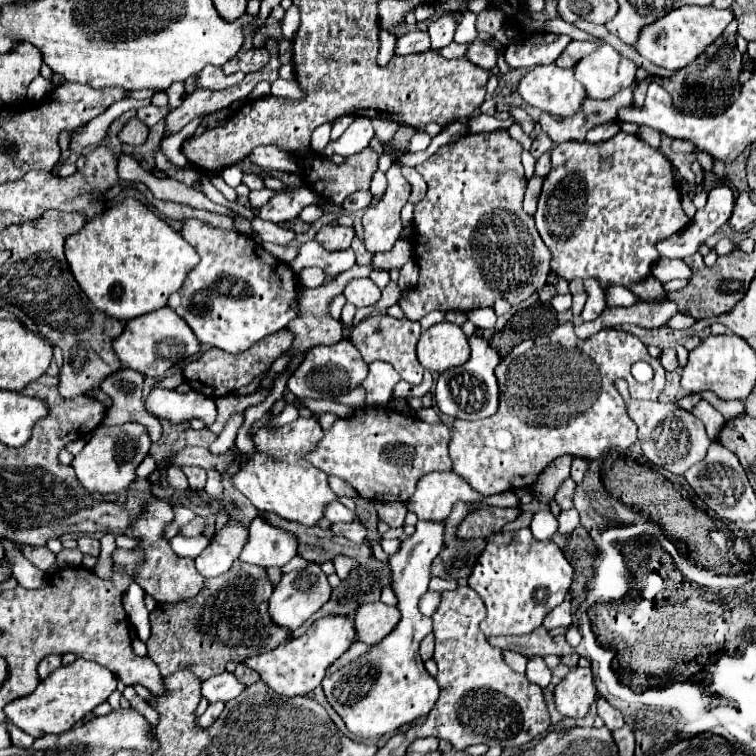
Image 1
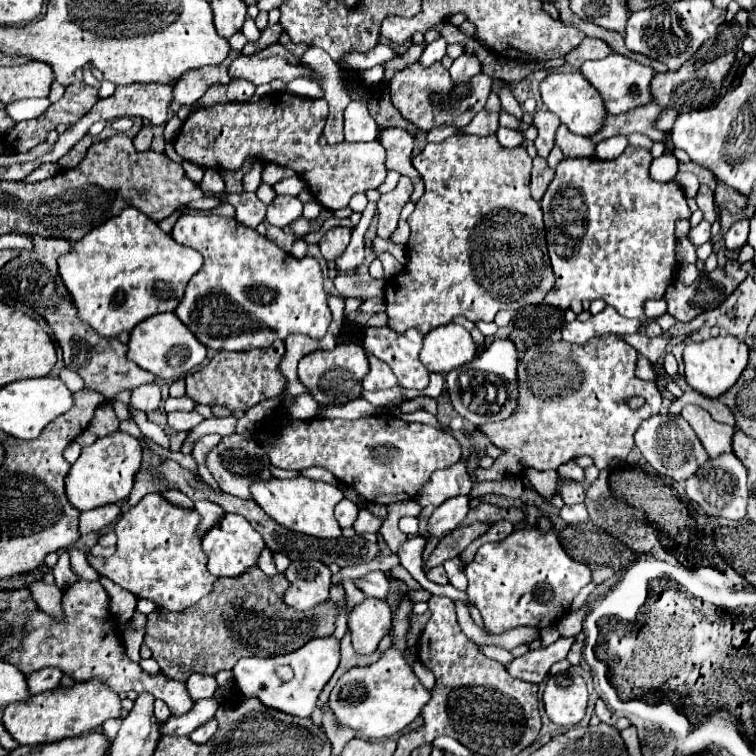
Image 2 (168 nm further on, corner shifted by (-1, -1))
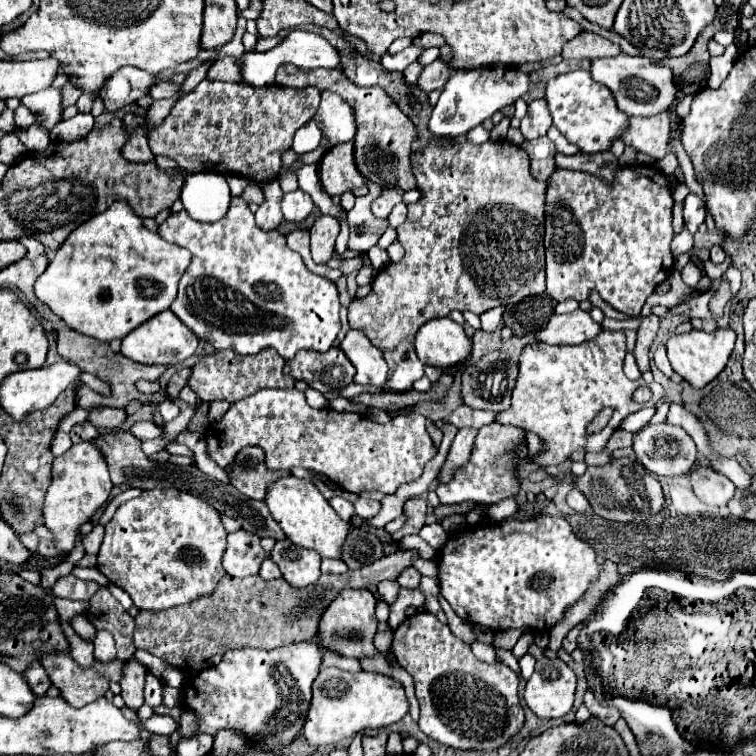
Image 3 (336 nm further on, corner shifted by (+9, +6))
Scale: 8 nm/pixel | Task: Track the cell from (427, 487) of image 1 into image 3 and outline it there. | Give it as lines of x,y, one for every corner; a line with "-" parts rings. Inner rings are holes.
461,428
449,448
449,454
441,466
441,472
437,476
439,484
447,484
447,480
453,478
453,472
457,468
461,468
461,464
465,464
465,460
469,460
469,452
473,450
473,440
477,436
477,430
473,428

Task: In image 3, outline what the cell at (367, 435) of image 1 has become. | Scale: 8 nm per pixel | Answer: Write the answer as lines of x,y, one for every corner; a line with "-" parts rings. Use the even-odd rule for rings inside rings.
265,388
253,396
247,396
245,400
231,404
221,422
209,424
205,440
207,440
207,454
221,468
229,468
235,454
241,448
259,446
265,452
265,464
269,470
289,470
293,466
303,466
305,470
331,478
339,488
355,494
363,490
379,490
385,494
395,494
401,484
417,480
423,472
423,466
439,450
425,430
425,416
417,412
399,412
393,416
391,422
379,424
365,414
335,412
331,408
315,410
305,402
305,394
297,388
291,390

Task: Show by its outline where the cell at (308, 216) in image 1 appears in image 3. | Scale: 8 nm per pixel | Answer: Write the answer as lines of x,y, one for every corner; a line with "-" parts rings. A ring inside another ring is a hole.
295,190
283,196
283,214
287,222
301,222
309,216
309,212
313,210
313,200
307,192

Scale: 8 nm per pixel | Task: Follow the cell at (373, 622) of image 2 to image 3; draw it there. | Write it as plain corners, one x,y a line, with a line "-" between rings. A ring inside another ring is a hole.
347,588
345,592
341,592
321,616
321,628
319,628
321,646
337,650
339,654
351,658
373,656
375,654
373,636
377,632
375,606
377,606
377,598
365,588

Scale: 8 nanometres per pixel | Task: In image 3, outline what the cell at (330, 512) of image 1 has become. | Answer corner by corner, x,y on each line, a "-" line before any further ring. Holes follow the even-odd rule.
335,496
335,498
331,498
331,500
329,500
329,504
333,506
333,510
335,510
335,512
341,516
341,520
345,520
345,522
349,522
349,520
353,518
353,514
355,514
353,504
351,504
351,502
347,502
345,498

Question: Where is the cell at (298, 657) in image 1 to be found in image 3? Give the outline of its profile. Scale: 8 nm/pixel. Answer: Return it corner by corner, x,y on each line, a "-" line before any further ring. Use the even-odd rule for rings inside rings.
313,640
287,644
275,650
229,650
223,660
183,684
183,700
199,718
199,732
215,734
219,728
245,732
259,748
285,748
303,730
311,702
311,684
319,674
321,646

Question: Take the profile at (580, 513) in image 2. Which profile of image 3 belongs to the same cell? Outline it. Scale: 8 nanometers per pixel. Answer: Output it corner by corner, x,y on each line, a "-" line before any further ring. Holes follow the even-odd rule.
573,488
573,490
567,494
567,504
569,504
575,512
579,512
579,514
585,514
585,512
589,510
587,498
585,498
577,488

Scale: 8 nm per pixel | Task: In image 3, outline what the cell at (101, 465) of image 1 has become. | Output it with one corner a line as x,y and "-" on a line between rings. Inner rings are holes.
93,440
73,444
65,454
53,460
53,482
47,488
43,518
45,526
55,534
55,546
61,552
69,552
73,548
79,526
87,522
99,506
105,504
111,494
111,488
113,484
109,478
105,456
101,456

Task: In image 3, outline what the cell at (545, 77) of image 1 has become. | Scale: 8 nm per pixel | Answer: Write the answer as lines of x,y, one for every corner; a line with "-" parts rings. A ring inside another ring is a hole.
577,70
577,72
567,72
561,76
555,76
547,82
545,90
545,100
549,104
549,112
553,118
553,126
565,134
565,138
581,148
585,154
593,152
605,152
615,138
619,138
621,130
627,126
627,114
623,114
617,104
613,94
609,92
607,86
595,82
589,72

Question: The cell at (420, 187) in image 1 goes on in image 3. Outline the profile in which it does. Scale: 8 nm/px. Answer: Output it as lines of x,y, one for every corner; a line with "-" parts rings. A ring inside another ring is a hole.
281,64
281,68
277,68
275,82
279,86
293,86
293,88
315,86
319,90
337,92
357,112
359,132
355,134
355,162
357,162
357,168
363,172
363,176
371,182
381,184
383,188
389,188
389,186
397,186
401,190
415,188
415,178
409,170
409,154
415,142
415,126
397,108
397,104
385,94
385,90
377,86
361,88
353,84
341,68
315,68
315,72
301,72
299,68
295,68
295,72
289,74
287,64

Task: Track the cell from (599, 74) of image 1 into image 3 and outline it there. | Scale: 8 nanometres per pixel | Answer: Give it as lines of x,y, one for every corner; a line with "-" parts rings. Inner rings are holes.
619,54
619,56
613,56
613,58
597,58
597,60
591,62
591,78
595,82
605,84
613,92
617,106
629,116
659,114
673,104
675,94
677,94
677,88
673,86
671,70
657,64
655,60
649,60
649,58
643,58
643,56

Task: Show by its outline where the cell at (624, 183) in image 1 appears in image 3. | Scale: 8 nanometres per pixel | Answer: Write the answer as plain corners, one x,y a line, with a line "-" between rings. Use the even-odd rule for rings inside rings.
637,164
627,168
615,168
615,178
609,186
605,180
567,168
555,168
547,180
545,194
545,258
547,258
547,294
555,302
587,300
589,290
597,290
599,296
615,310
627,316
639,316
645,300
653,290
669,278
673,272
671,254
671,184
663,172
655,168
639,168

